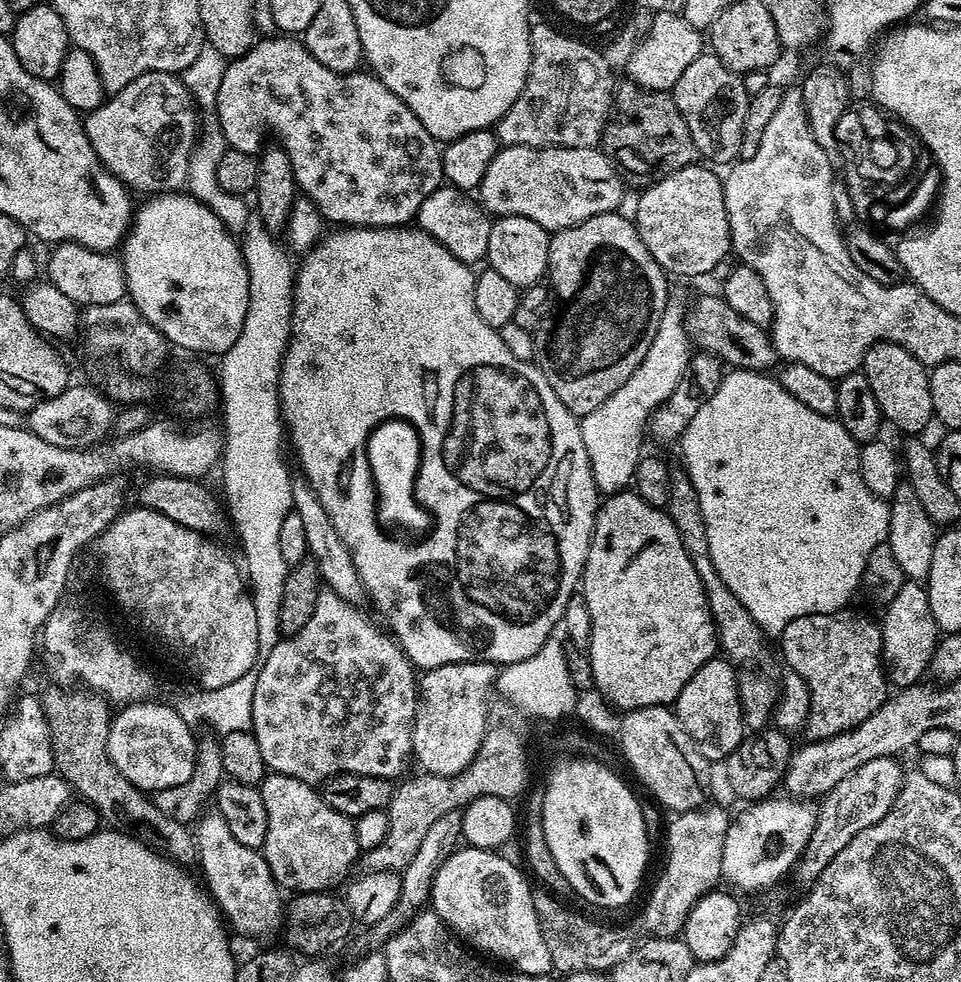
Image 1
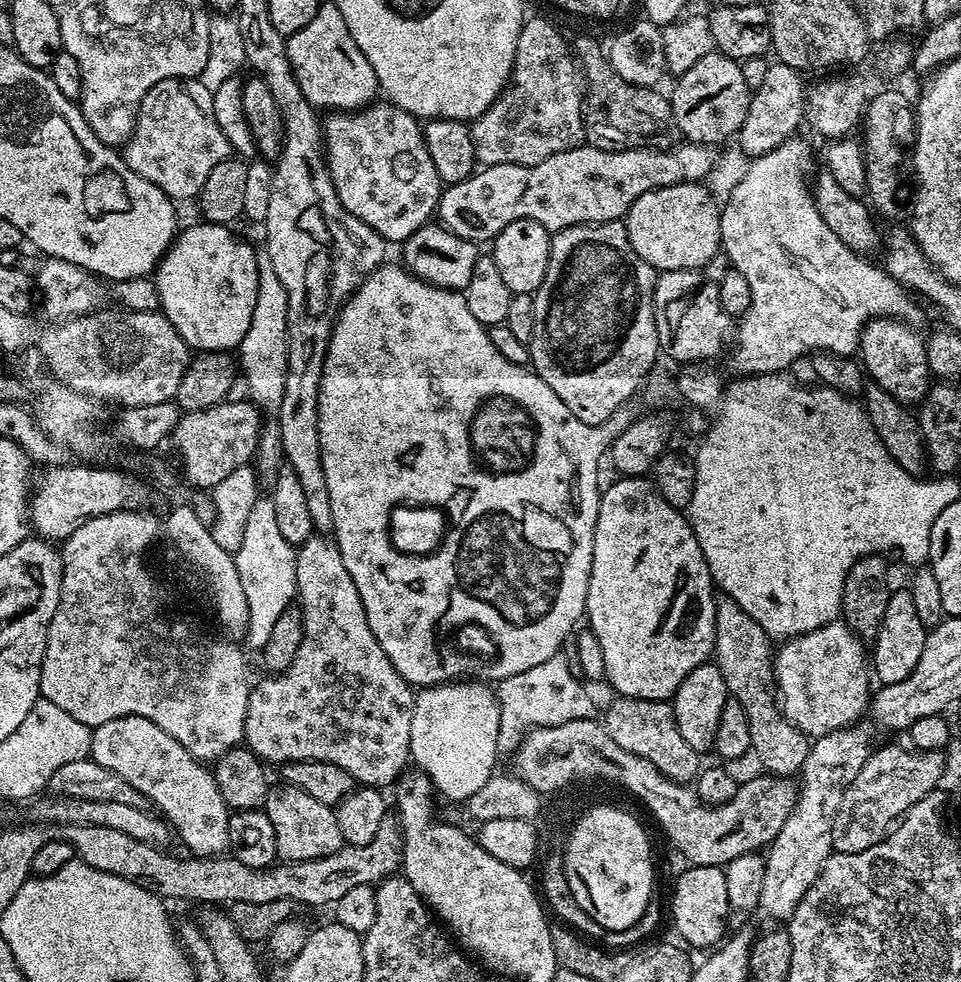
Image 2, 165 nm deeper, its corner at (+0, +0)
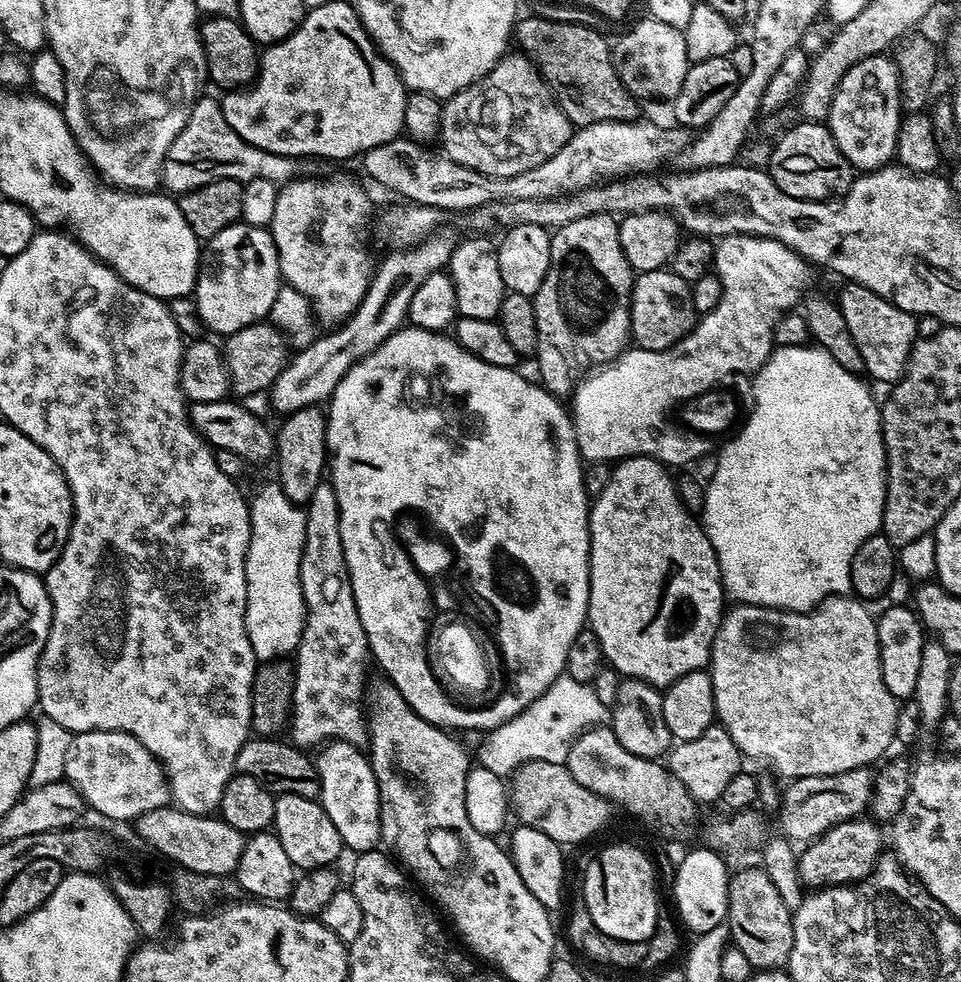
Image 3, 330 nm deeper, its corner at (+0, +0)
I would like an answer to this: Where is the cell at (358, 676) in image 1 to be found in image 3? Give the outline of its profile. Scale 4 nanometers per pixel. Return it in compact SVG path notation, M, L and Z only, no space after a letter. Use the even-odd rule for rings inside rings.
M321 482L318 490L314 490L308 499L304 517L306 542L300 581L306 618L300 644L294 653L296 685L290 717L290 740L297 748L305 750L333 740L364 746L368 742L366 689L370 684L370 653L366 630L362 630L362 618L358 618L346 558L342 554L338 498L332 483Z

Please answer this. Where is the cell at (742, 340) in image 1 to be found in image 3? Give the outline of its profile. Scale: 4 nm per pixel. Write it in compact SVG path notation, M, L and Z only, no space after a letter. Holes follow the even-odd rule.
M667 267L641 272L632 282L630 326L635 347L642 350L666 350L692 331L698 319L694 310L692 285Z

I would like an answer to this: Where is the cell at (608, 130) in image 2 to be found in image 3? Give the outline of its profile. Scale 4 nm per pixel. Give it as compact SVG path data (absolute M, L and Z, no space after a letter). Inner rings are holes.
M531 14L519 21L514 29L519 51L531 56L540 77L548 84L556 105L576 128L598 122L620 122L637 119L641 105L628 92L613 68L613 49L600 32L587 24L547 20Z

